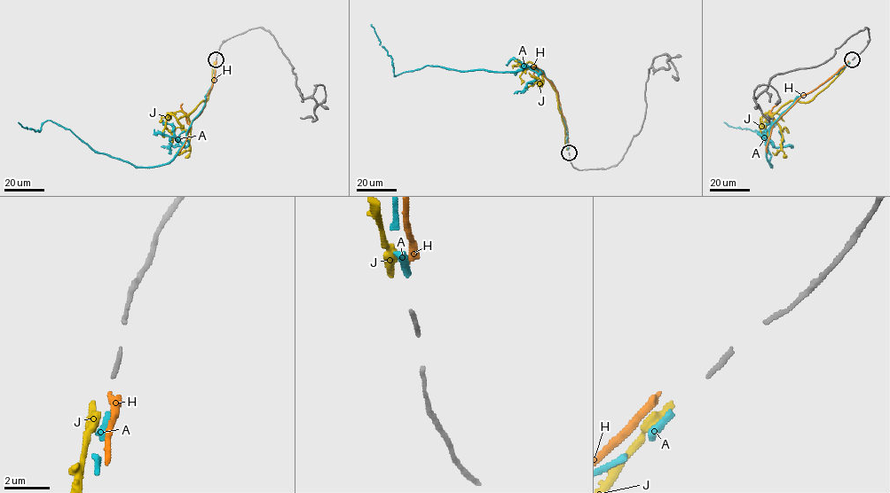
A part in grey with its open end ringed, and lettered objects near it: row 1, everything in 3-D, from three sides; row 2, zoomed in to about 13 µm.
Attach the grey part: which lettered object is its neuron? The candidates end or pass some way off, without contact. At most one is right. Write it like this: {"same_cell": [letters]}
{"same_cell": ["A"]}

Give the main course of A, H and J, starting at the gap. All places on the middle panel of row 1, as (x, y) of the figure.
A: (569, 149), (557, 90), (540, 70), (459, 71), (425, 66), (395, 75), (392, 58), (371, 24)
H: (569, 148), (567, 127), (558, 92), (536, 66), (531, 67)
J: (567, 150), (565, 127), (555, 91), (537, 70), (524, 67), (518, 60), (525, 68), (524, 74)

